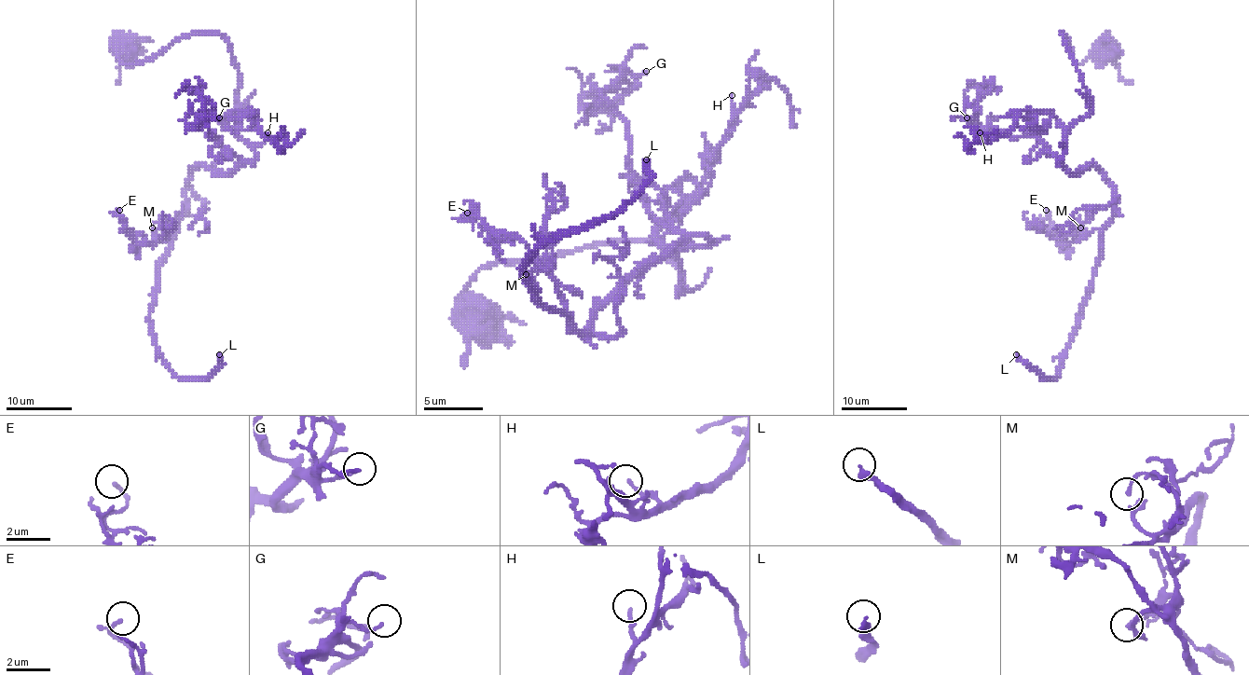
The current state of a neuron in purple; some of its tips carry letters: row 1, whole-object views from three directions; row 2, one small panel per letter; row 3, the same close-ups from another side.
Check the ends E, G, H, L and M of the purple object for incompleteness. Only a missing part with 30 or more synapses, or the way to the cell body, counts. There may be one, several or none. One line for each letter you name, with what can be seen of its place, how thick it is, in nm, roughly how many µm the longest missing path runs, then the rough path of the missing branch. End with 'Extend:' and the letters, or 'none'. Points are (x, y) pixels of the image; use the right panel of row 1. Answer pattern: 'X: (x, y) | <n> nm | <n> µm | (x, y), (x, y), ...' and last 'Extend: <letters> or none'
L: (1016, 354) | 260 nm | 350 µm
Extend: L

